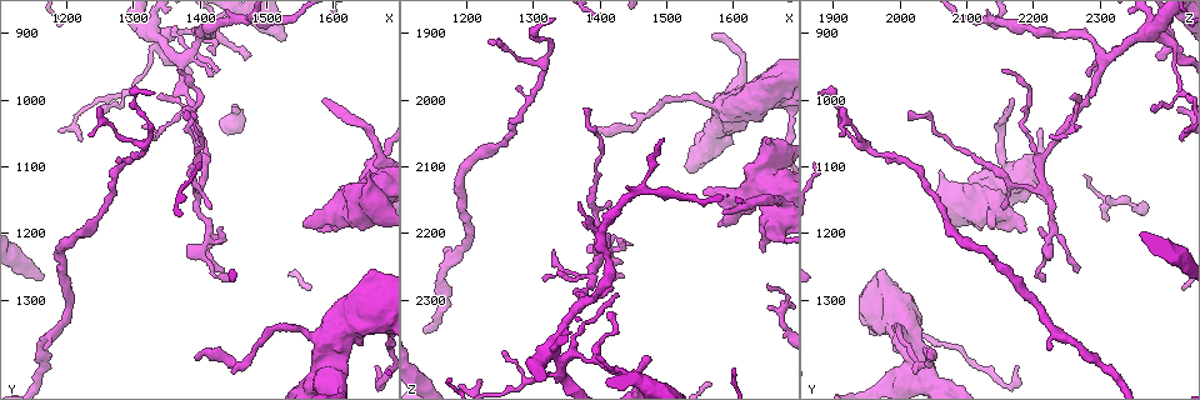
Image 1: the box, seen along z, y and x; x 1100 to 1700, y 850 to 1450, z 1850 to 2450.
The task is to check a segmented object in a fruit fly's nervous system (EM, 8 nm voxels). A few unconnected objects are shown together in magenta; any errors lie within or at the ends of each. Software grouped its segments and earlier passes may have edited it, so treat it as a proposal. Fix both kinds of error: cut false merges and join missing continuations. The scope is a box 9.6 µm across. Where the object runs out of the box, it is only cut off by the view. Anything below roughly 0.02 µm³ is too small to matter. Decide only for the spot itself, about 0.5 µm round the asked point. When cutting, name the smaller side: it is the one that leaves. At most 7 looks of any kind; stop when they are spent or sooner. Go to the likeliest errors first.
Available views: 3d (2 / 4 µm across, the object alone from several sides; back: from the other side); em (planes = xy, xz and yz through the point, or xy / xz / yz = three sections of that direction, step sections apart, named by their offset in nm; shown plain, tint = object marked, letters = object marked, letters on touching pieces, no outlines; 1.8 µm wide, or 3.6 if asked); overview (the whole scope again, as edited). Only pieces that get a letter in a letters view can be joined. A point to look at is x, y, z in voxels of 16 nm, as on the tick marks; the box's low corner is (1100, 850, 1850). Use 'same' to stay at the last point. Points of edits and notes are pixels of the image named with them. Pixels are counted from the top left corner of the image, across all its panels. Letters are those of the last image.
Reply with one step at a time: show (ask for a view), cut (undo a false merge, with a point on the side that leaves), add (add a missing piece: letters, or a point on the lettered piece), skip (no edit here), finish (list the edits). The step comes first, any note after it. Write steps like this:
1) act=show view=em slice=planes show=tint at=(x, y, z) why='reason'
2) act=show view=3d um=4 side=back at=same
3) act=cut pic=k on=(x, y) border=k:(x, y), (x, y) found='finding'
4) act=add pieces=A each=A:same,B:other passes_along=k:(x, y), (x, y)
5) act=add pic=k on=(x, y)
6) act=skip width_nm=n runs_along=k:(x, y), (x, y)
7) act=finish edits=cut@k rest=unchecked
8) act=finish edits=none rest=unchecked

act=show view=em slice=yz step=16 show=letters at=(1590, 1000, 2175) why='thin end'

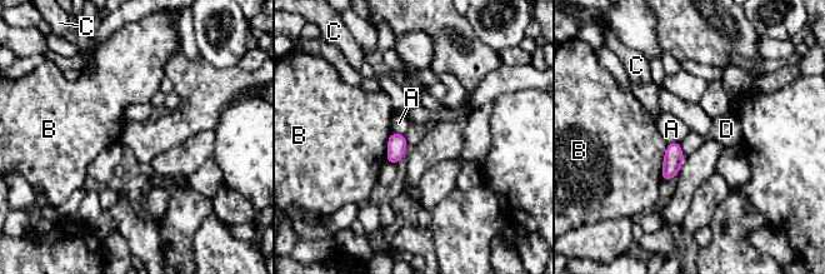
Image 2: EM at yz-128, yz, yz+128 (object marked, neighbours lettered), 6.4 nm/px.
act=skip each=A:other,B:other,C:other,D:other border=2:(679, 143), (684, 157) found='none of them fits'

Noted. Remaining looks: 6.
act=show view=em um=3.6 slice=planes show=letters at=(1395, 1130, 2210) why='three-way junction'

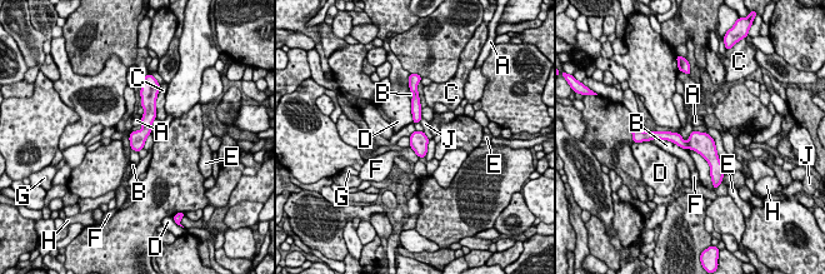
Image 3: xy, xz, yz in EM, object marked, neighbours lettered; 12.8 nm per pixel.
act=skip each=A:other,B:other,C:other,D:other,E:other,F:other,G:other,H:other,J:other border=3:(686, 148), (708, 163), (711, 177) found='one neuron here'

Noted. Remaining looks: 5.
act=show view=em slice=planes show=plain at=(1395, 1390, 2050) why='end of a long branch'

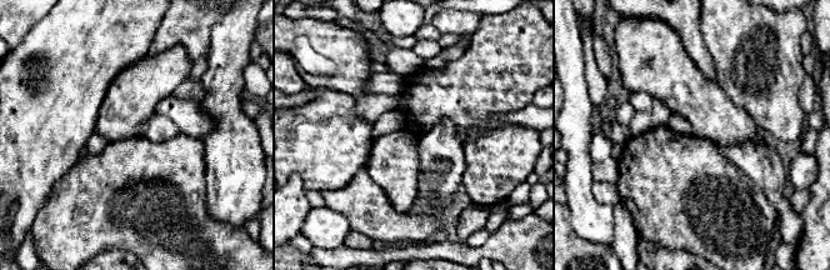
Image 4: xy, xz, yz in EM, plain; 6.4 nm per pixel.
act=show view=em slice=planes show=letters at=same why='see the neighbours'

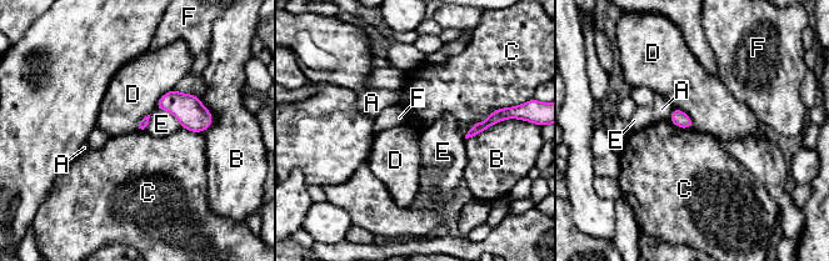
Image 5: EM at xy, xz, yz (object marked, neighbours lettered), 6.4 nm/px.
act=skip each=A:other,B:other,C:other,D:other,E:other,F:other border=5:(673, 108), (679, 108), (693, 128) found='none of them fits'

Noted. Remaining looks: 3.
act=finish edits=none rest=unchecked

